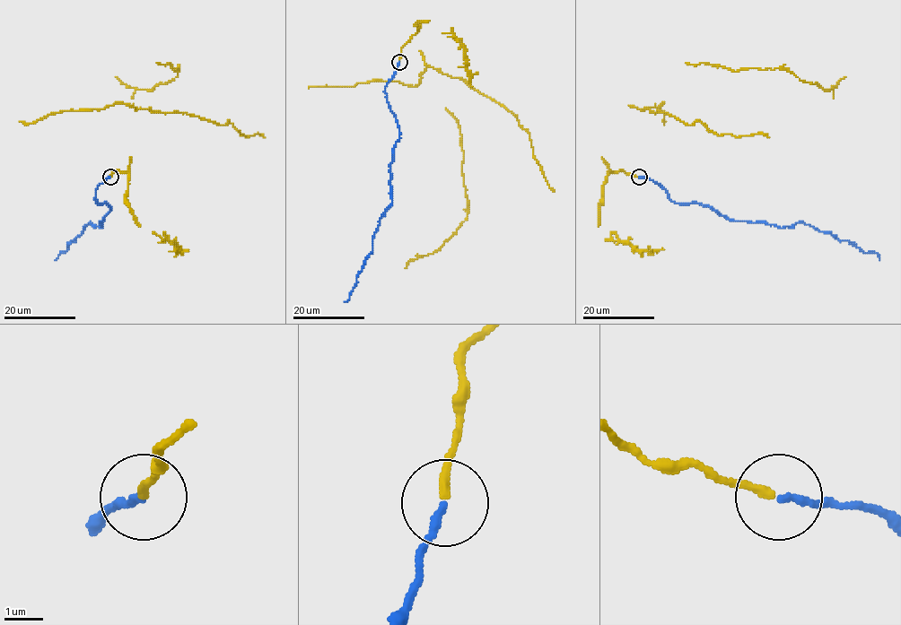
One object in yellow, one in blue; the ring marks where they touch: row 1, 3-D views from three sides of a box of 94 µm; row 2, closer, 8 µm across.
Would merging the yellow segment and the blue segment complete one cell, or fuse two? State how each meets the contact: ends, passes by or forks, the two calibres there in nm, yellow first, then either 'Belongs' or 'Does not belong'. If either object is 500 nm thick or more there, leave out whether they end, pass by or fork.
At the ring yellow ends. At the ring blue ends. Thickness 220 nm (yellow) against 190 nm. Belongs

